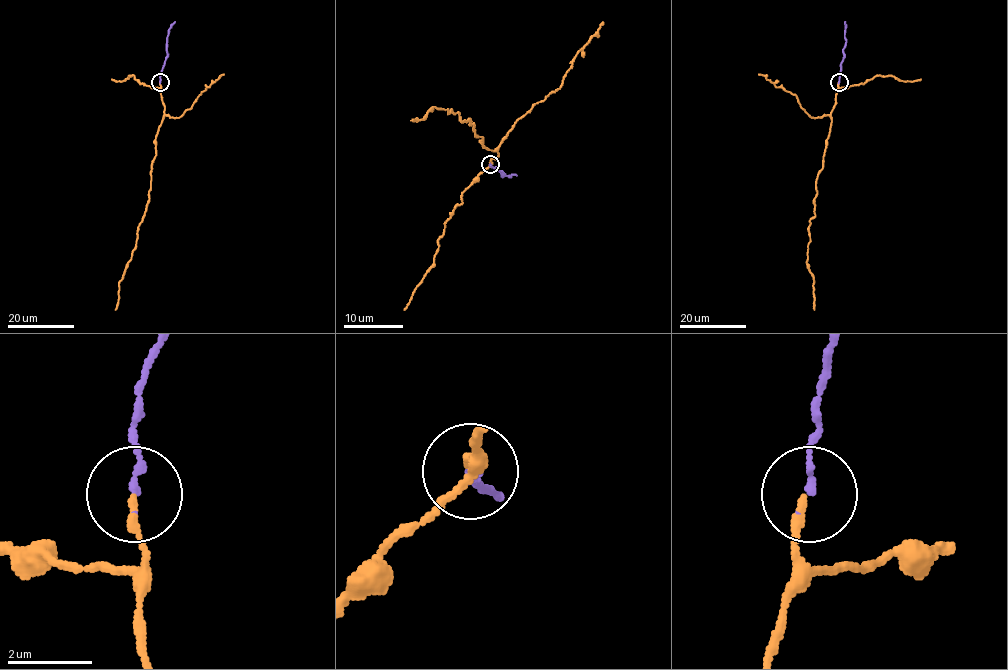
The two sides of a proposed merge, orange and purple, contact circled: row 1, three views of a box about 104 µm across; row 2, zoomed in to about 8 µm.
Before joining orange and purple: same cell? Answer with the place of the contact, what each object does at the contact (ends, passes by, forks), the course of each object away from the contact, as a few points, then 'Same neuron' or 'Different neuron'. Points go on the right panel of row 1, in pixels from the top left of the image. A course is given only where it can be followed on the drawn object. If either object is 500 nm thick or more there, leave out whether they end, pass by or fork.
Place: (839, 82). At the ring orange ends. At the ring purple ends. Course of orange: (838, 82), (822, 169), (816, 181), (815, 216), (808, 226), (807, 263), (813, 279), (814, 309). Course of purple: (839, 82), (844, 56), (845, 21). Same neuron

